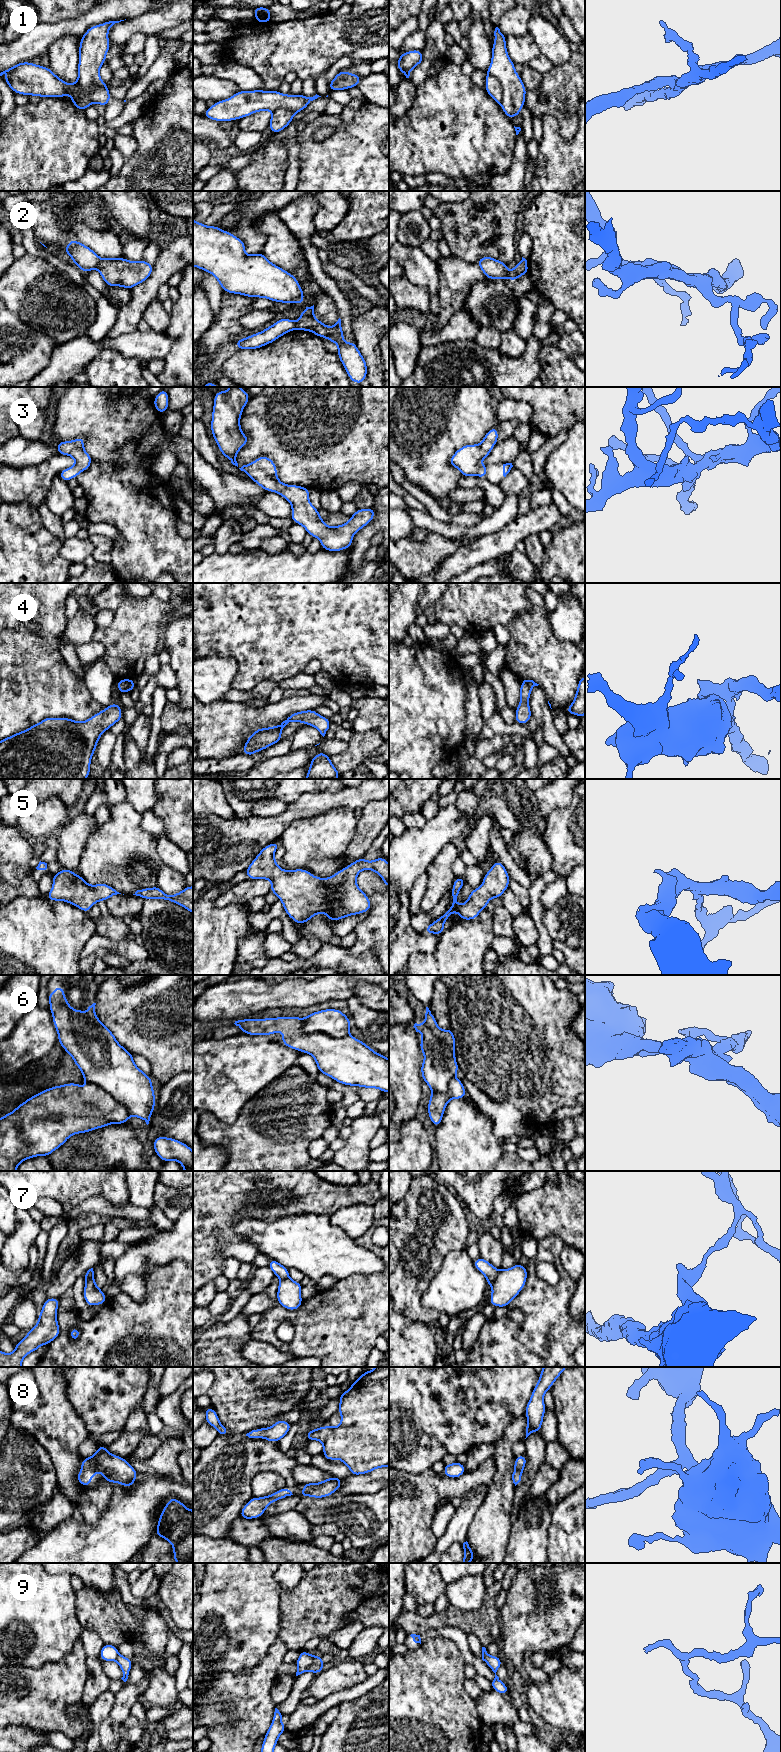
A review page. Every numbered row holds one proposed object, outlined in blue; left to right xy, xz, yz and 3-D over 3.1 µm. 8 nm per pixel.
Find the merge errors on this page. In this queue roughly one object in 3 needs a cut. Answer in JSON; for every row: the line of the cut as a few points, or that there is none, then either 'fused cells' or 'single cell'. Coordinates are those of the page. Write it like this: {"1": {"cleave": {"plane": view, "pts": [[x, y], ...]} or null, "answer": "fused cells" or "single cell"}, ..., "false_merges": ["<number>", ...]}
{"1": {"cleave": {"plane": "yz", "pts": [[487, 73], [494, 76], [502, 88], [502, 100], [500, 103]]}, "answer": "fused cells"}, "2": {"cleave": {"plane": "xy", "pts": [[101, 259], [95, 268]]}, "answer": "fused cells"}, "3": {"cleave": null, "answer": "single cell"}, "4": {"cleave": null, "answer": "single cell"}, "5": {"cleave": null, "answer": "single cell"}, "6": {"cleave": {"plane": "xz", "pts": [[303, 1018], [302, 1029], [306, 1032], [348, 1035]]}, "answer": "fused cells"}, "7": {"cleave": {"plane": "yz", "pts": [[499, 1270], [492, 1285]]}, "answer": "fused cells"}, "8": {"cleave": null, "answer": "single cell"}, "9": {"cleave": {"plane": "xz", "pts": [[314, 1656], [312, 1664], [306, 1670]]}, "answer": "fused cells"}, "false_merges": ["1", "2", "6", "7", "9"]}

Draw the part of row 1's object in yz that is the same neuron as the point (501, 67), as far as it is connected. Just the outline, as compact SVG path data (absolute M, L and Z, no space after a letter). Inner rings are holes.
M498 27L495 28L494 36L492 59L487 74L499 80L503 88L503 99L500 105L505 115L511 119L520 115L521 108L525 106L527 90L507 53L506 37Z

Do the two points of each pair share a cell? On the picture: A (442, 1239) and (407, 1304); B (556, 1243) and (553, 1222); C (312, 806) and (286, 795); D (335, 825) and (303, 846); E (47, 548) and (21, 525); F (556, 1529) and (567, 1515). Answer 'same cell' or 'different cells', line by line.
A: same cell
B: different cells
C: different cells
D: same cell
E: same cell
F: same cell

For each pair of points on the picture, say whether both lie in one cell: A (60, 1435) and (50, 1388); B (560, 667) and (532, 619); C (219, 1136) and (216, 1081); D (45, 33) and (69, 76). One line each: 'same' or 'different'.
A: same
B: same
C: different
D: different

